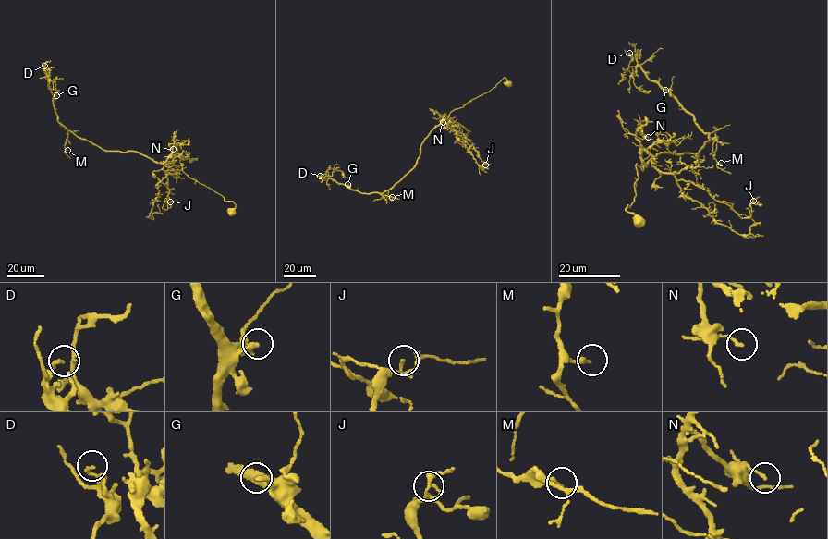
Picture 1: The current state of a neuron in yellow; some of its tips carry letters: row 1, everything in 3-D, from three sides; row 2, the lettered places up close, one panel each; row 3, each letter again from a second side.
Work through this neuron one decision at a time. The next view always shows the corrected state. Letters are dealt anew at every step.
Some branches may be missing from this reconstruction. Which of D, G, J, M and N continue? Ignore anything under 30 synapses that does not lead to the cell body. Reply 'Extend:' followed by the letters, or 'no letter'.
Extend: no letter

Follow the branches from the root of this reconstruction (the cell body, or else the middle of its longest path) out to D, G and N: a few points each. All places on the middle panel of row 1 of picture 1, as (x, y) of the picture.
D: (508, 83), (504, 78), (453, 110), (423, 141), (415, 167), (383, 192), (362, 194), (325, 174), (320, 176)
G: (508, 83), (504, 78), (489, 91), (453, 110), (423, 141), (415, 167), (388, 189), (362, 194), (347, 184)
N: (508, 83), (504, 78), (489, 91), (453, 110), (444, 120), (439, 116), (443, 122)

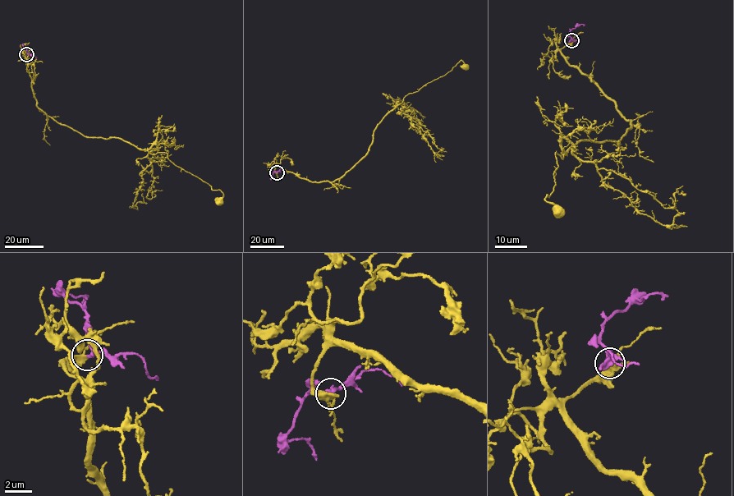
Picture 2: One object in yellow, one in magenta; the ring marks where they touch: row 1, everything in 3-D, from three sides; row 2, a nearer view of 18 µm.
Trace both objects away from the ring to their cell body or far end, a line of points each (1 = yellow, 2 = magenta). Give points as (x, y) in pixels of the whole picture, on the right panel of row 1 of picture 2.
1: (571, 40), (561, 50), (566, 62), (632, 121), (618, 141), (556, 152), (545, 199), (559, 211)
2: (571, 40), (569, 32), (576, 26), (584, 25)

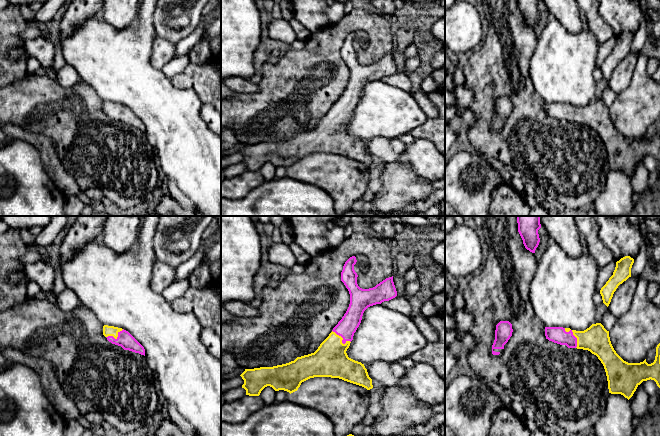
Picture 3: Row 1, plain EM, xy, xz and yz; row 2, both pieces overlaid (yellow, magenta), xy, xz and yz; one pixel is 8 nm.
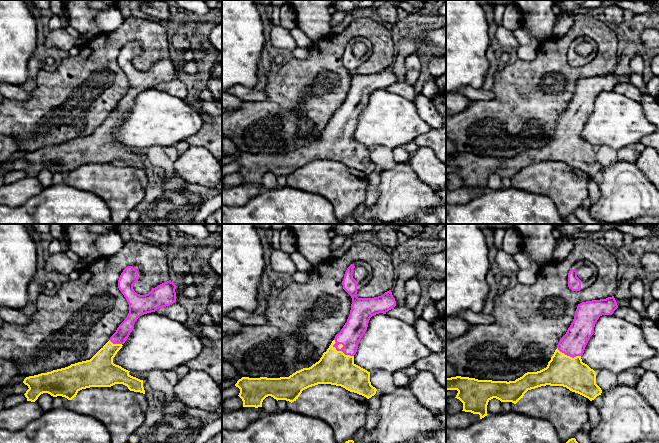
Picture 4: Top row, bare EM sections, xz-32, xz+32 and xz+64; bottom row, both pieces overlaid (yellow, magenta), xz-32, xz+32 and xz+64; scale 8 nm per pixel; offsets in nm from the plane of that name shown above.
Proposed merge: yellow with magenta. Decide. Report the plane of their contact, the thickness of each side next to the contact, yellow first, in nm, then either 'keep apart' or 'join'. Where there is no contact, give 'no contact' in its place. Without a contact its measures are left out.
yz | 220/130 nm | join

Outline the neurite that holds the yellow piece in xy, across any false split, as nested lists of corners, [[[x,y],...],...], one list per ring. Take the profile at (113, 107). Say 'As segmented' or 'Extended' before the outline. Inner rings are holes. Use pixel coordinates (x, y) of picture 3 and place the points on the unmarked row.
Extended. [[[103,102],[103,111],[112,120],[121,122],[124,126],[129,126],[145,132],[144,123],[126,106],[114,102]]]

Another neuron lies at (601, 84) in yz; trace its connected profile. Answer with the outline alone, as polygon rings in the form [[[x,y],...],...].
[[[596,68],[594,71],[594,78],[596,81],[596,94],[595,98],[602,96],[604,89],[608,86],[608,83],[603,79],[602,72],[600,68]]]

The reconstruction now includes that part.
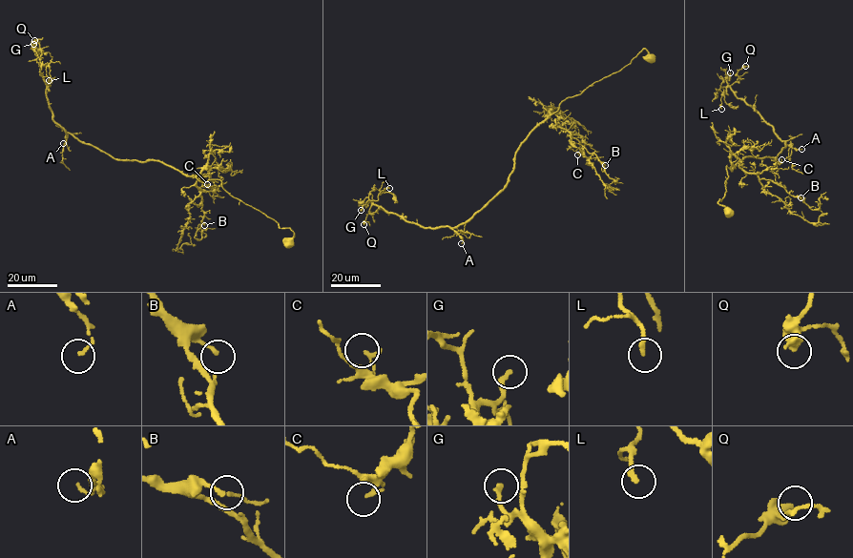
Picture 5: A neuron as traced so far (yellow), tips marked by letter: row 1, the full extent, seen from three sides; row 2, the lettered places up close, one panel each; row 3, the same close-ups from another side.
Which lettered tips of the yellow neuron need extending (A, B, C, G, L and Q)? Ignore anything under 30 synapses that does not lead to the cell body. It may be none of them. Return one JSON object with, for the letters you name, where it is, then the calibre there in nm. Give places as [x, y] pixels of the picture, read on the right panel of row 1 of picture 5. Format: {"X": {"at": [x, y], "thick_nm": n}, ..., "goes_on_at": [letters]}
{"G": {"at": [730, 72], "thick_nm": 220}, "goes_on_at": ["G"]}

